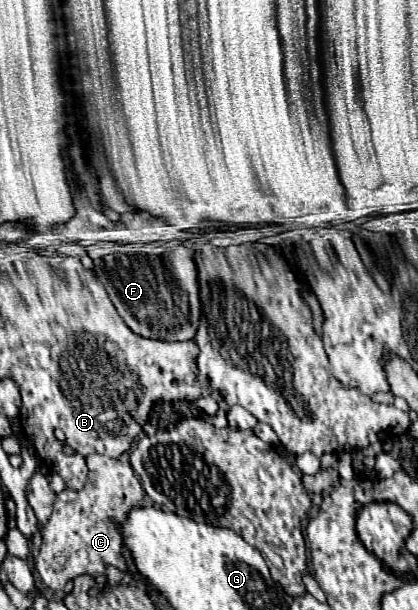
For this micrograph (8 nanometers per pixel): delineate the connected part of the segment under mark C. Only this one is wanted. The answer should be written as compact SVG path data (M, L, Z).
M88 455L86 457L88 463L88 481L86 487L82 491L72 491L66 489L62 493L56 495L56 503L54 503L54 511L48 519L46 525L42 525L42 547L40 547L40 555L36 559L36 571L40 573L42 581L52 589L52 591L62 591L64 585L78 577L78 575L92 575L96 585L96 591L102 591L108 585L108 575L106 569L112 565L116 569L120 569L122 573L128 571L128 561L122 553L122 523L130 511L130 507L138 505L142 501L142 487L140 481L136 479L132 467L128 463L122 463L118 459L110 459L104 455Z

